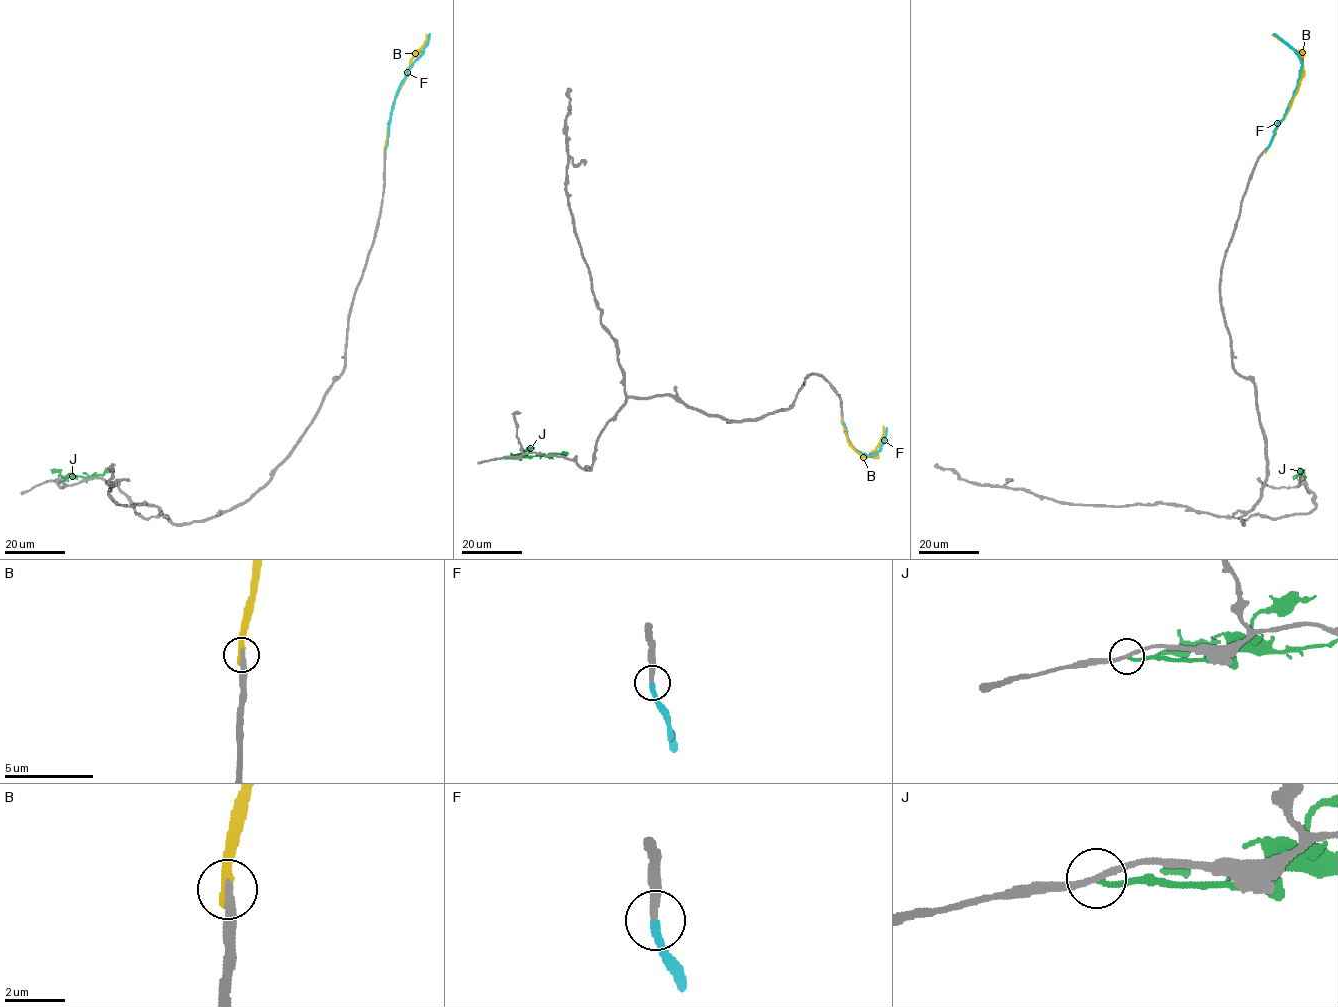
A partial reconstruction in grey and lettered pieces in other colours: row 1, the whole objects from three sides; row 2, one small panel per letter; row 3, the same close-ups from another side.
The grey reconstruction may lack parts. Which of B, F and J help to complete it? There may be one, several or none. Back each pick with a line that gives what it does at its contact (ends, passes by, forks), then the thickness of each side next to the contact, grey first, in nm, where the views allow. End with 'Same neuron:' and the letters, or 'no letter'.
F: it ends | 280/320 nm
Same neuron: F

